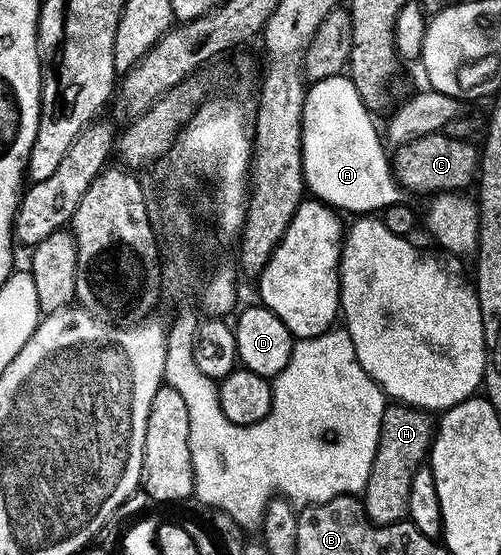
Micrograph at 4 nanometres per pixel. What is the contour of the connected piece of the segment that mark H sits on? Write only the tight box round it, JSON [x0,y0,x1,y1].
[364,404,435,526]

